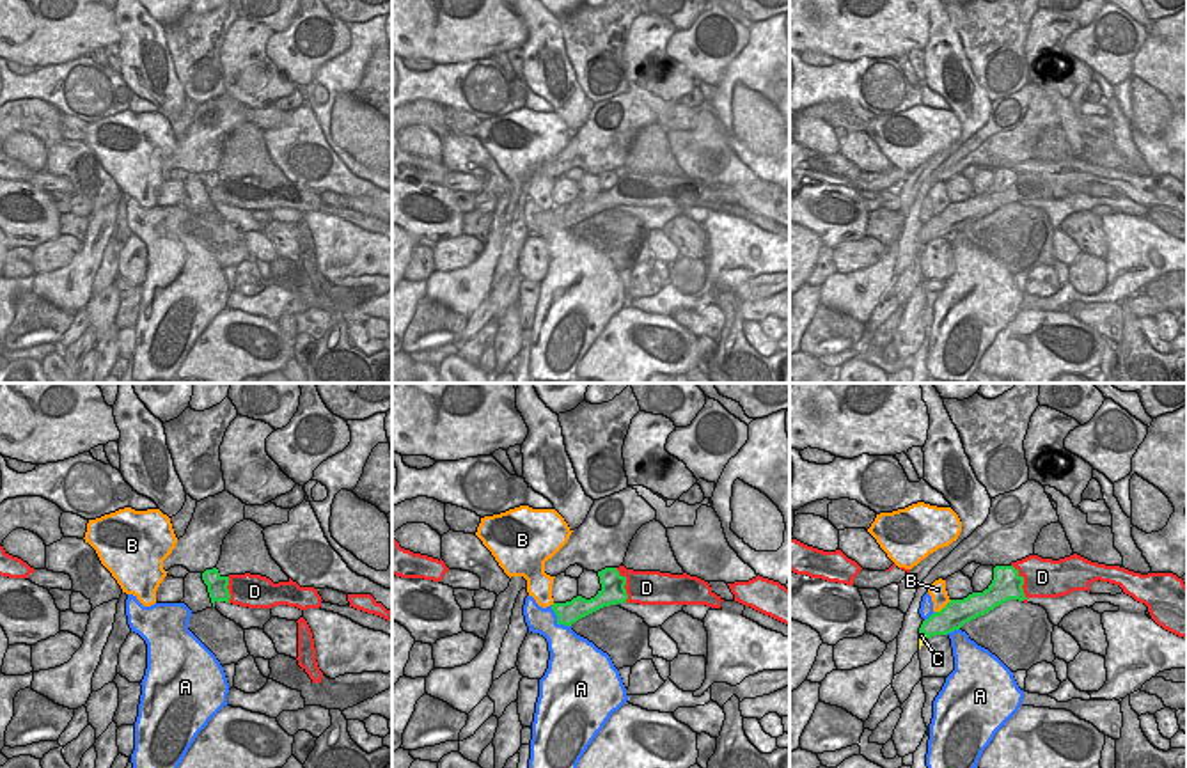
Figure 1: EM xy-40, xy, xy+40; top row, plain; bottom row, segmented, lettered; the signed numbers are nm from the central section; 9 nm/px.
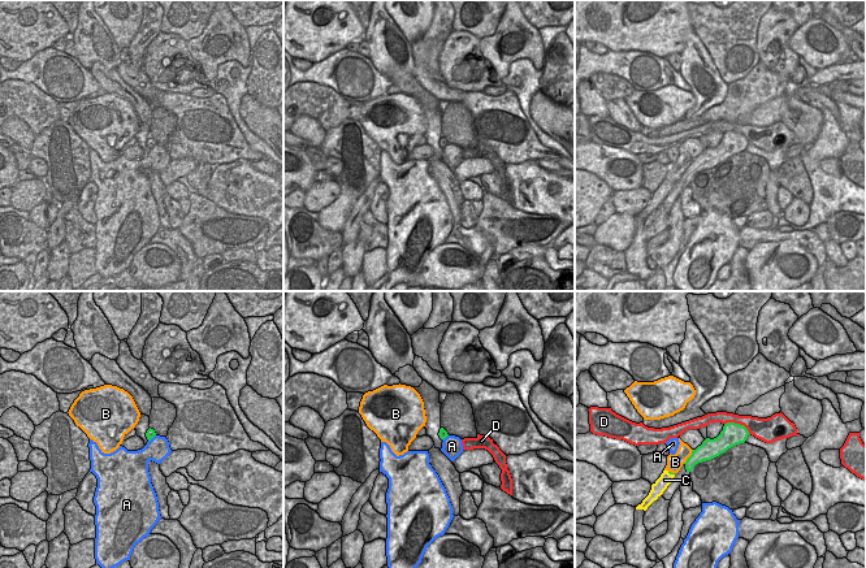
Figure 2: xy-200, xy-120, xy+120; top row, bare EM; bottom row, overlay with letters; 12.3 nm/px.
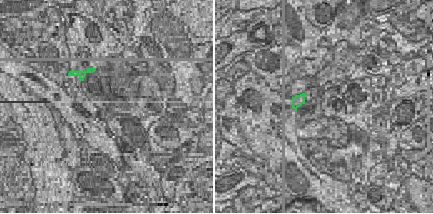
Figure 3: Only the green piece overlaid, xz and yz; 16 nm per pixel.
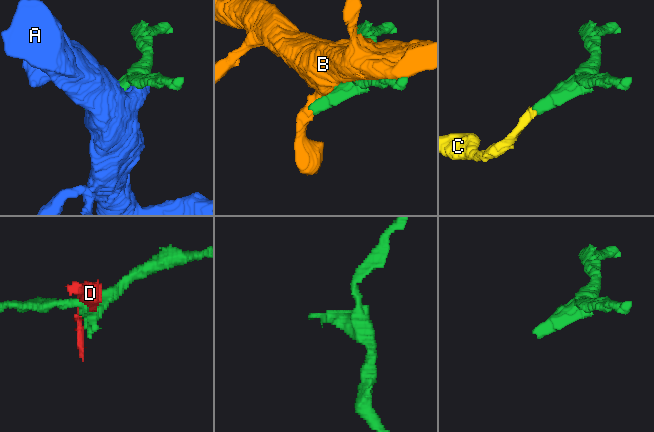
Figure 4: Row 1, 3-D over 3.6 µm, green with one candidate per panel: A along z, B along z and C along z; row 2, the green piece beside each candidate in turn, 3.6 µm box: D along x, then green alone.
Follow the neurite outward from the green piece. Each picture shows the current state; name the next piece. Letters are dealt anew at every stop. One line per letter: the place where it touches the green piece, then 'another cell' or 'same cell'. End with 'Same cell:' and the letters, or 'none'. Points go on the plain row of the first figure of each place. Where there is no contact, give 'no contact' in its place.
A: xy (558, 222) | another cell
B: xy+40 (944, 210) | another cell
C: xy+40 (925, 236) | another cell
D: xy+40 (1022, 185) | another cell
Same cell: none

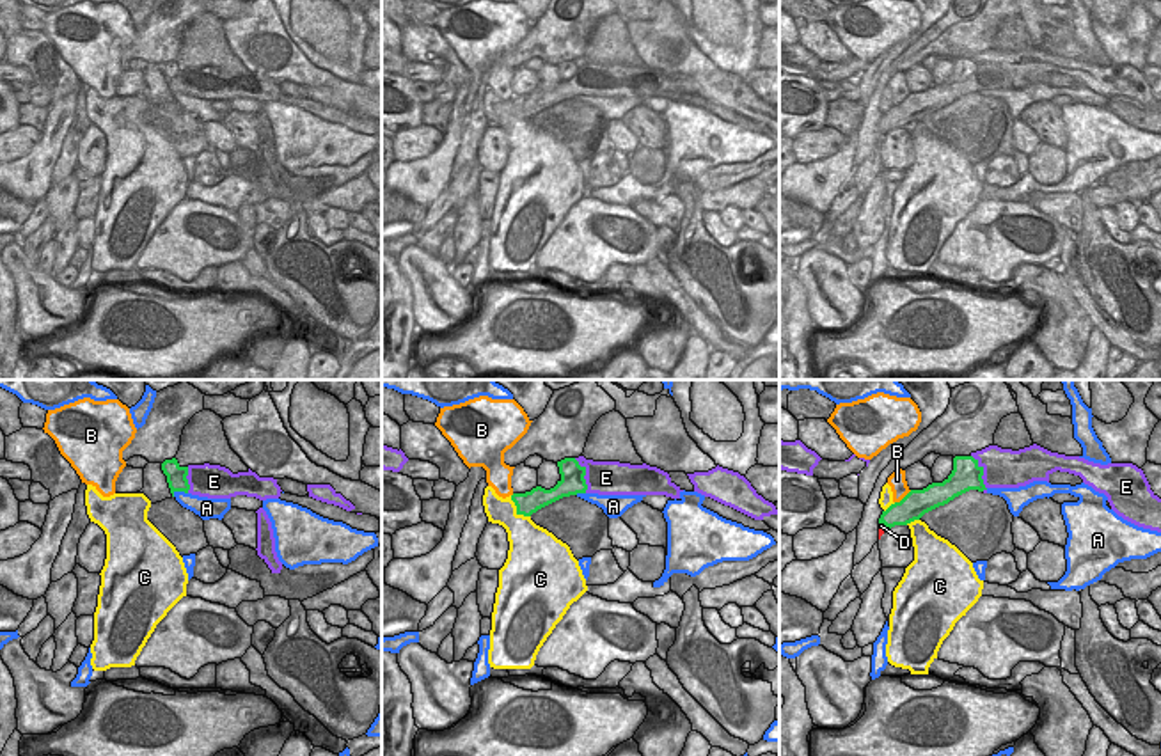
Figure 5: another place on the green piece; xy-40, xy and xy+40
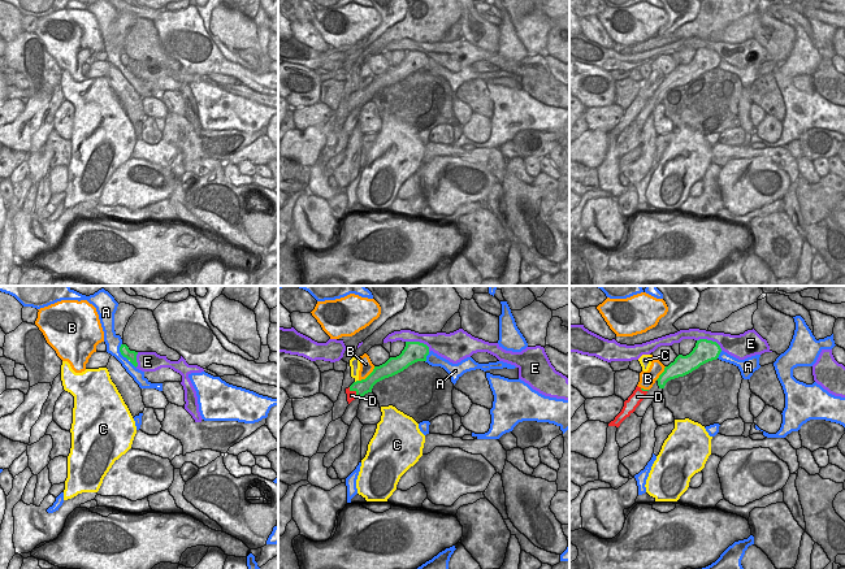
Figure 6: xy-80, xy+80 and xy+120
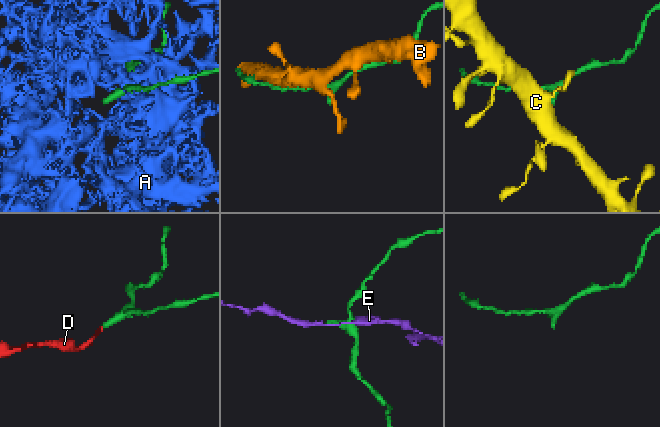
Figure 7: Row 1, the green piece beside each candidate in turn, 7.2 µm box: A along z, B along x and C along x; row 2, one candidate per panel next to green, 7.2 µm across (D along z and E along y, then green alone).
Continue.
A: xy-40 (180, 93) | another cell
B: xy+40 (904, 100) | another cell
C: xy (517, 112) | another cell
D: xy+40 (884, 126) | another cell
E: xy+40 (982, 75) | another cell
Same cell: none

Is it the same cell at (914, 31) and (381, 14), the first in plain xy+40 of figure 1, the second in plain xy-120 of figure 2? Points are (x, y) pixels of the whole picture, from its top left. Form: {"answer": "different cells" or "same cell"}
{"answer": "different cells"}

